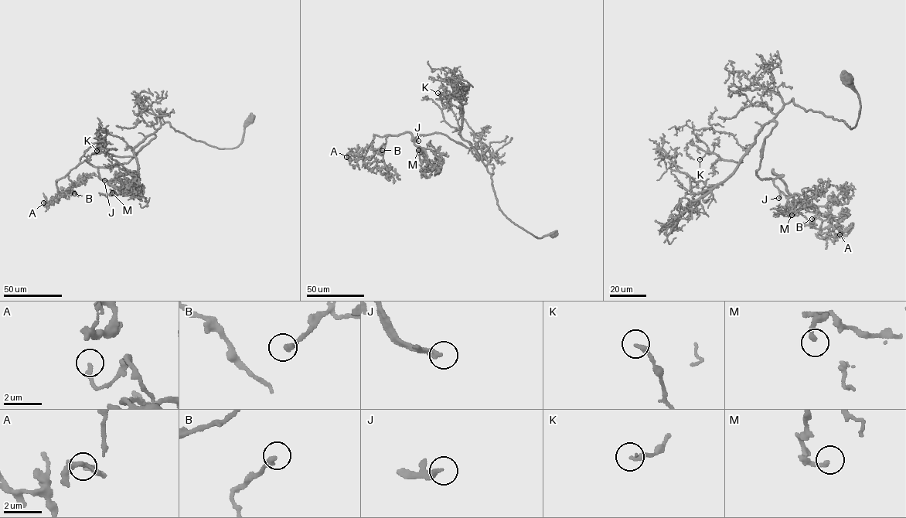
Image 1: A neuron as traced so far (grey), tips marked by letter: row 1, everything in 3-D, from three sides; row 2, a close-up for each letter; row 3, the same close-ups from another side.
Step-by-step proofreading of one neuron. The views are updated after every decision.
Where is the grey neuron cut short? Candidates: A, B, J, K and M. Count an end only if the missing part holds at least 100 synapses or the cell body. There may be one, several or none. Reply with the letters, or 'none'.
J

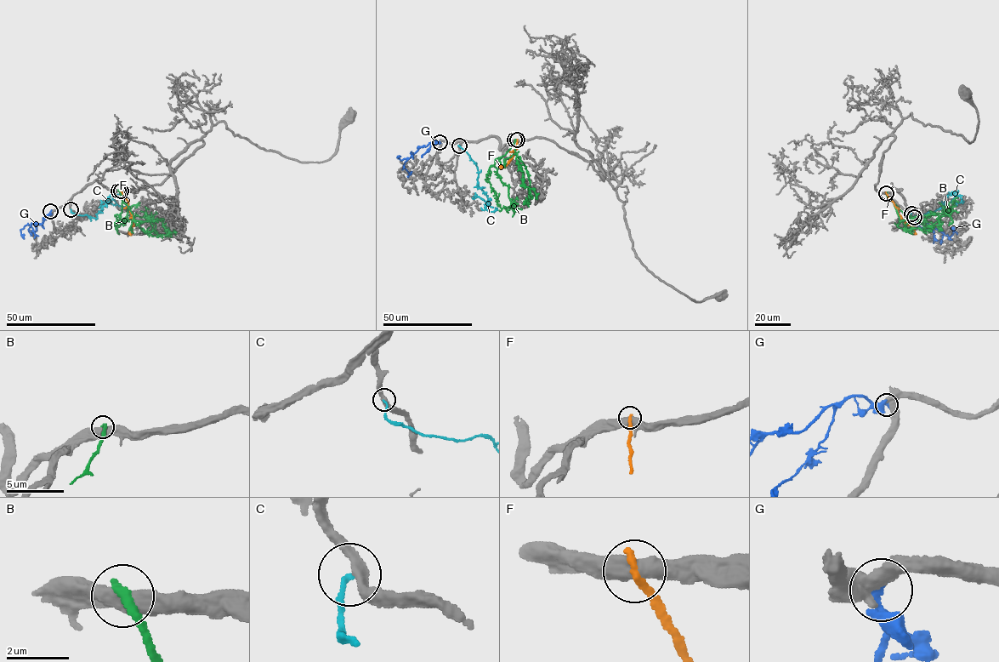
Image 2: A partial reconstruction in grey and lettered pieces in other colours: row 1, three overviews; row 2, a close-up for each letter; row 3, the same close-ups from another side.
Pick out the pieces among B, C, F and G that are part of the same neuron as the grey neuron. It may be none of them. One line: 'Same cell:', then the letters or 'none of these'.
Same cell: none of these

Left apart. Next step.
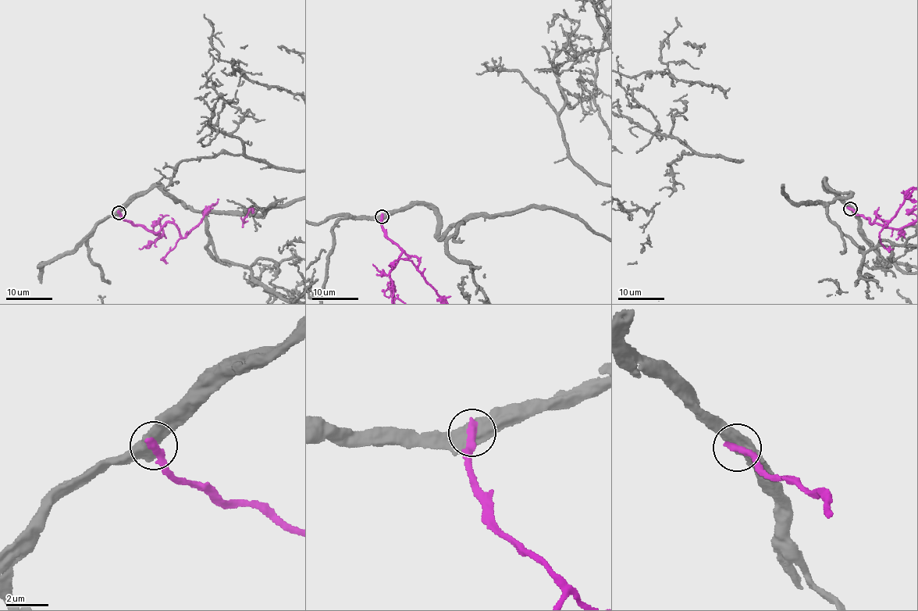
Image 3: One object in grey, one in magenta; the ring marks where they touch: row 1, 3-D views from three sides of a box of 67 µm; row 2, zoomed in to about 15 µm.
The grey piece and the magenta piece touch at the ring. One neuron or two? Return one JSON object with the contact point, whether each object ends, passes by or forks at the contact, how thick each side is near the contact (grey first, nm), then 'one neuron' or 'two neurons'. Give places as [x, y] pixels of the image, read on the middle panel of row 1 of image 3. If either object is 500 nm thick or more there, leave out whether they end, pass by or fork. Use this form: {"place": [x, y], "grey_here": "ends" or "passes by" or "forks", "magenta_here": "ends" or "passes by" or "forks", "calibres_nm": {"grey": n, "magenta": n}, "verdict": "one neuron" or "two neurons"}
{"place": [382, 216], "calibres_nm": {"grey": 600, "magenta": 400}, "verdict": "two neurons"}

